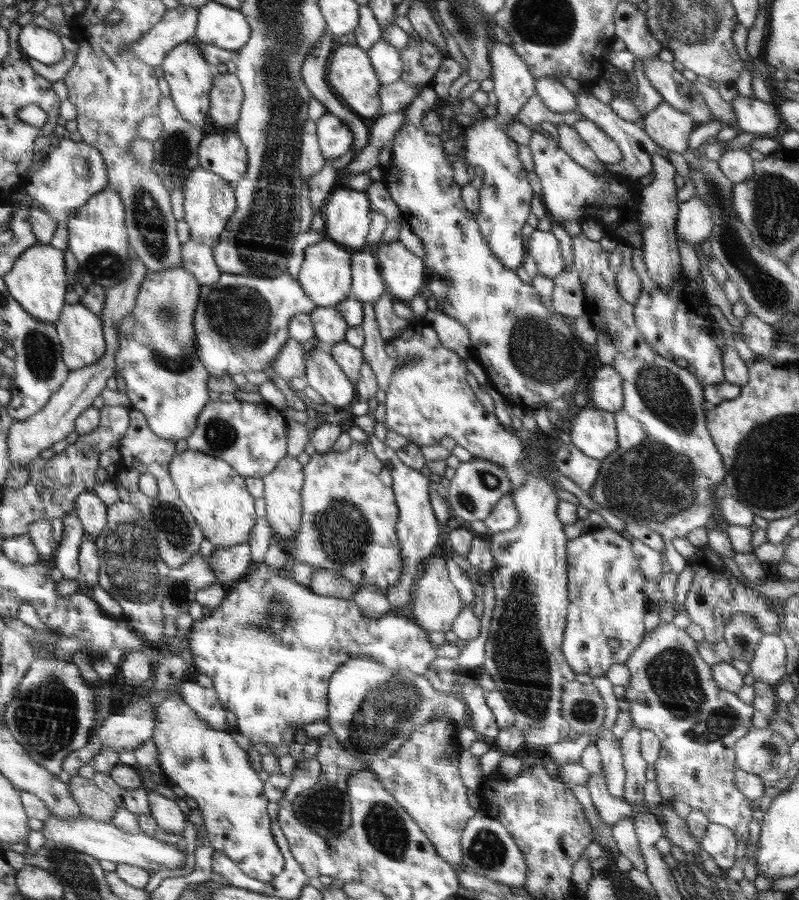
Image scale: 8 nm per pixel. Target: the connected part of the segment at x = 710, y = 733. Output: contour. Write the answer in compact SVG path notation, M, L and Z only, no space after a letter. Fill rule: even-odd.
M660 623L646 634L644 642L634 649L624 666L630 670L630 681L625 688L625 700L630 705L629 716L640 730L650 730L659 738L659 757L653 764L656 771L656 784L663 800L684 802L690 808L700 809L709 822L727 826L736 841L748 847L750 821L752 819L749 798L742 794L735 783L734 772L738 768L734 745L749 730L752 724L754 707L738 699L736 693L723 690L713 679L711 665L698 652L698 645L685 630L674 624Z

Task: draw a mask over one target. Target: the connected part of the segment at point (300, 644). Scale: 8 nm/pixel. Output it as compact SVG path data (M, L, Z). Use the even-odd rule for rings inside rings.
M264 562L256 563L256 570L253 574L245 576L243 579L236 581L226 589L226 598L222 600L220 606L211 609L210 616L204 616L200 620L194 620L190 632L187 634L188 648L193 654L196 673L206 674L213 680L213 690L218 693L218 701L228 712L233 712L237 718L237 728L239 732L246 736L250 744L256 745L262 749L266 749L270 744L287 744L293 743L294 739L294 723L298 726L306 726L314 721L322 721L327 715L327 690L330 677L336 672L345 662L348 662L355 656L361 654L369 654L376 662L381 662L384 666L390 669L406 669L413 674L424 674L430 666L430 662L435 658L456 658L460 653L462 646L459 643L444 643L442 645L433 645L430 641L428 631L422 630L417 626L416 622L409 617L407 613L392 613L382 616L382 618L366 618L362 616L360 607L356 606L352 599L340 600L340 598L328 598L314 594L309 586L298 584L291 578L290 570L272 570L270 566L266 566Z

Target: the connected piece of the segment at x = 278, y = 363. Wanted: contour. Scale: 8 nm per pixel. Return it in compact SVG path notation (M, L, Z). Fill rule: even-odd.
M316 336L306 342L298 342L293 338L289 338L272 363L276 374L287 382L290 382L296 376L304 377L306 354L310 354L310 350L314 350L313 348L320 344Z

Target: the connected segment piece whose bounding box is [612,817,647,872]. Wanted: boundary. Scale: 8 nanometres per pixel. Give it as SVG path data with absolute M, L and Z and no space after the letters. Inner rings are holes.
M628 817L615 822L612 827L612 836L622 855L631 860L633 868L645 872L647 864L644 855L638 846L638 838L634 832L635 826Z

